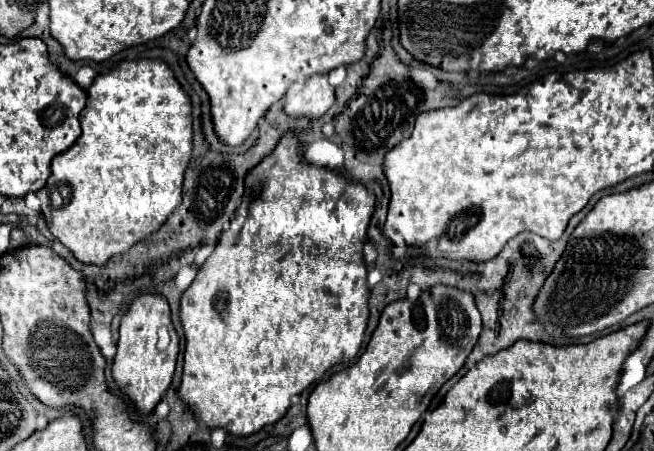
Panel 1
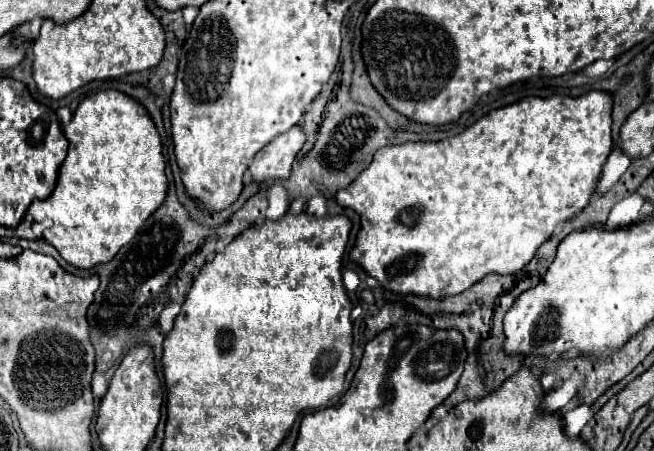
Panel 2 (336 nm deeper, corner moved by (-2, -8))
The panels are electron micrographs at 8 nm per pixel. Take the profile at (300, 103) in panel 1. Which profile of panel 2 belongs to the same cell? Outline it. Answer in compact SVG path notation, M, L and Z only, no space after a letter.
M293 126L287 132L279 134L277 138L273 138L267 146L263 146L253 164L251 164L251 174L255 182L263 182L263 180L287 180L291 174L291 166L295 156L299 154L299 150L303 148L307 136L303 126Z

